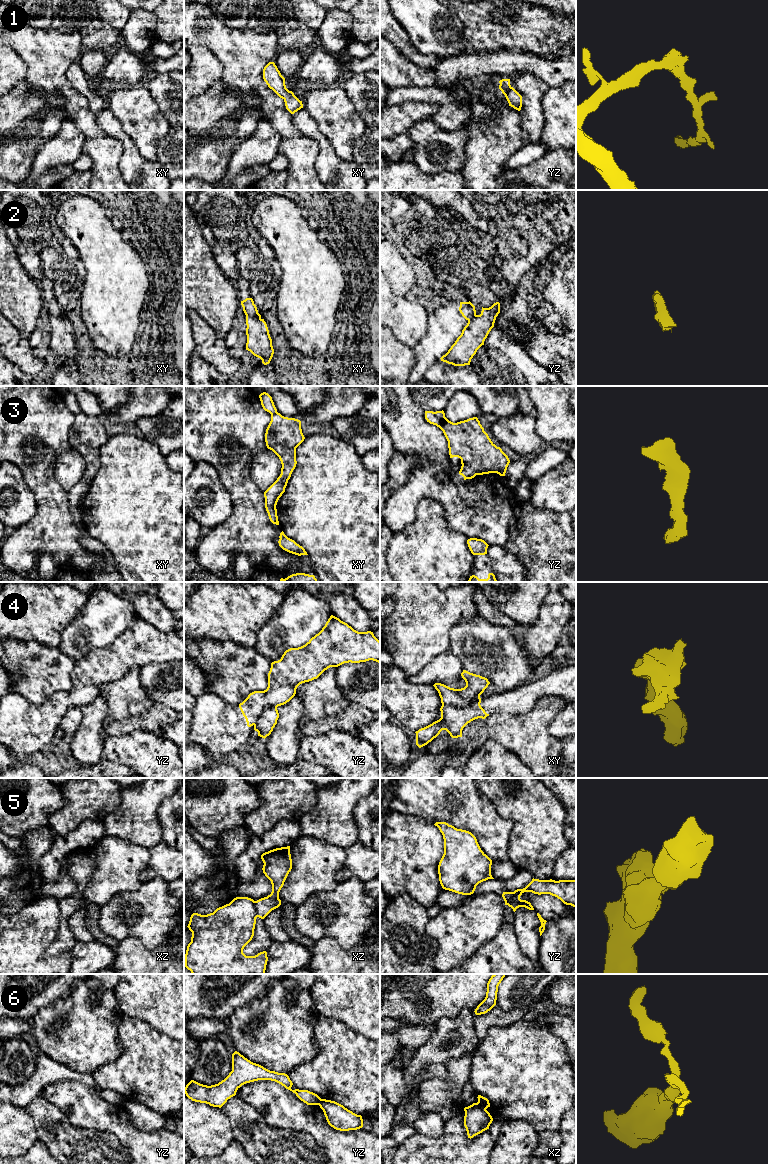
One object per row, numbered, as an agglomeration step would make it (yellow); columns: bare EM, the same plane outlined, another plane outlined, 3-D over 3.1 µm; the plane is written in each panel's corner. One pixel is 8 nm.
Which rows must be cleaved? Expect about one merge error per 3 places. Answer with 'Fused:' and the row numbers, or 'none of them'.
Fused: 2, 4, 5, 6

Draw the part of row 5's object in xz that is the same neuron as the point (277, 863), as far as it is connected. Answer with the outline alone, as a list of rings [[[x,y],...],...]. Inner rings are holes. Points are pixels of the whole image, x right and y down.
[[[290,846],[276,848],[261,855],[263,873],[271,881],[272,892],[267,897],[255,901],[257,917],[264,919],[272,910],[281,905],[279,892],[292,869]]]

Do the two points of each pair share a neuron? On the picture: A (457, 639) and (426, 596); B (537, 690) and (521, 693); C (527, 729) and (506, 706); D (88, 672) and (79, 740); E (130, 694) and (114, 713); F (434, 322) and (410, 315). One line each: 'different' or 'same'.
A: different
B: same
C: different
D: different
E: same
F: different

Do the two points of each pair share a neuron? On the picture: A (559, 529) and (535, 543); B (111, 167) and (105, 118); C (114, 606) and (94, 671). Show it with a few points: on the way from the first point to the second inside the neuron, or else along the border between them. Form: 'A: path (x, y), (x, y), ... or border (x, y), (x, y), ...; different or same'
A: path (553, 534), (546, 541), (541, 541); same
B: border (94, 114), (96, 124), (121, 142), (121, 153); different
C: border (121, 634), (104, 646), (92, 648), (81, 660); different

